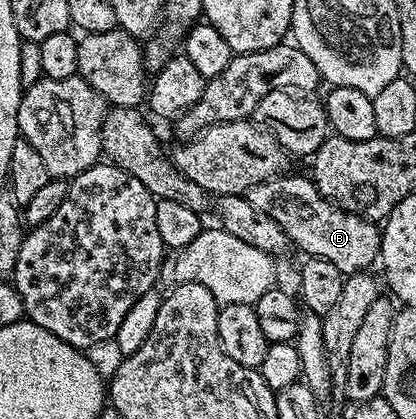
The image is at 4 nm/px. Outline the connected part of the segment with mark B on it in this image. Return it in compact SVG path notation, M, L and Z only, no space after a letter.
M283 173L276 179L269 179L260 185L252 185L252 189L248 189L245 193L246 199L252 201L256 209L268 213L268 217L272 217L272 221L276 221L280 229L288 233L291 244L295 248L299 247L300 250L307 251L305 253L307 256L332 261L332 265L340 269L343 277L354 275L358 271L366 271L369 263L379 258L382 249L382 233L379 224L369 219L361 219L359 215L353 215L350 211L343 211L341 207L325 199L316 189L313 178L306 176L305 179L302 175L290 174Z

